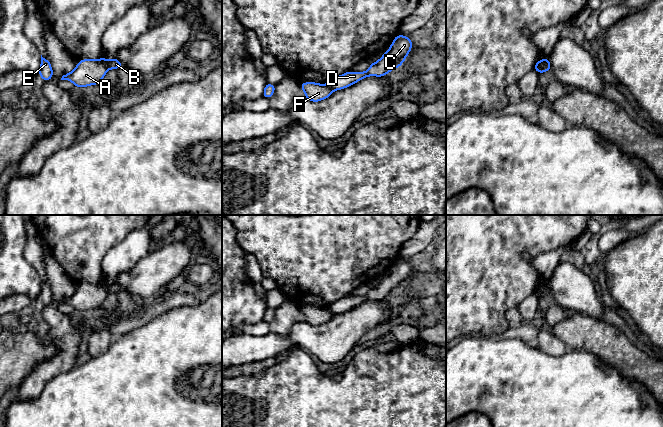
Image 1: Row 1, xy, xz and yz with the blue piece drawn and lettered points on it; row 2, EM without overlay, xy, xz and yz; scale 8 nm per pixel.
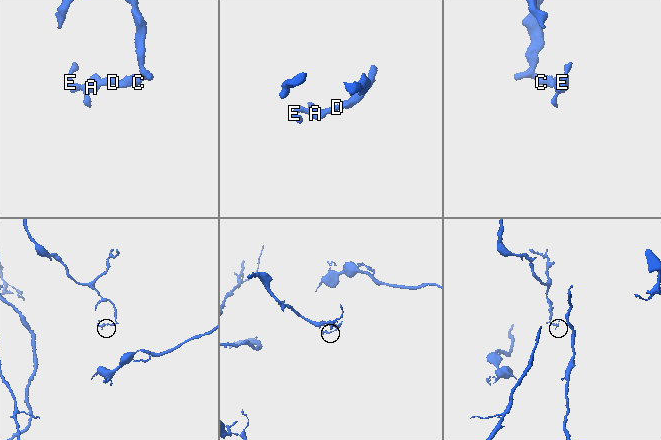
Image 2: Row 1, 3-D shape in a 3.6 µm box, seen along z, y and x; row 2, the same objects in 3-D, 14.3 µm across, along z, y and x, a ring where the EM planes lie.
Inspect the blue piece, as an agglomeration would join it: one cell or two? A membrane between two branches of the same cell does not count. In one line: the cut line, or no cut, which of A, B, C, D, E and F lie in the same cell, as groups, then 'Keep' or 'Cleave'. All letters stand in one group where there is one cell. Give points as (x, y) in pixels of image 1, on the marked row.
Split along yz (542, 60), (542, 66), (538, 72). Groups: A E F / B C D. Cleave

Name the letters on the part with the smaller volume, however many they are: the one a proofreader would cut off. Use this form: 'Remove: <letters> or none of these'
Remove: A, E, F

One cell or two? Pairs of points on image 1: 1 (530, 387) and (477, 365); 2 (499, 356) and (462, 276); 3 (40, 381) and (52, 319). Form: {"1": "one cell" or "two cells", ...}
{"1": "one cell", "2": "two cells", "3": "one cell"}

